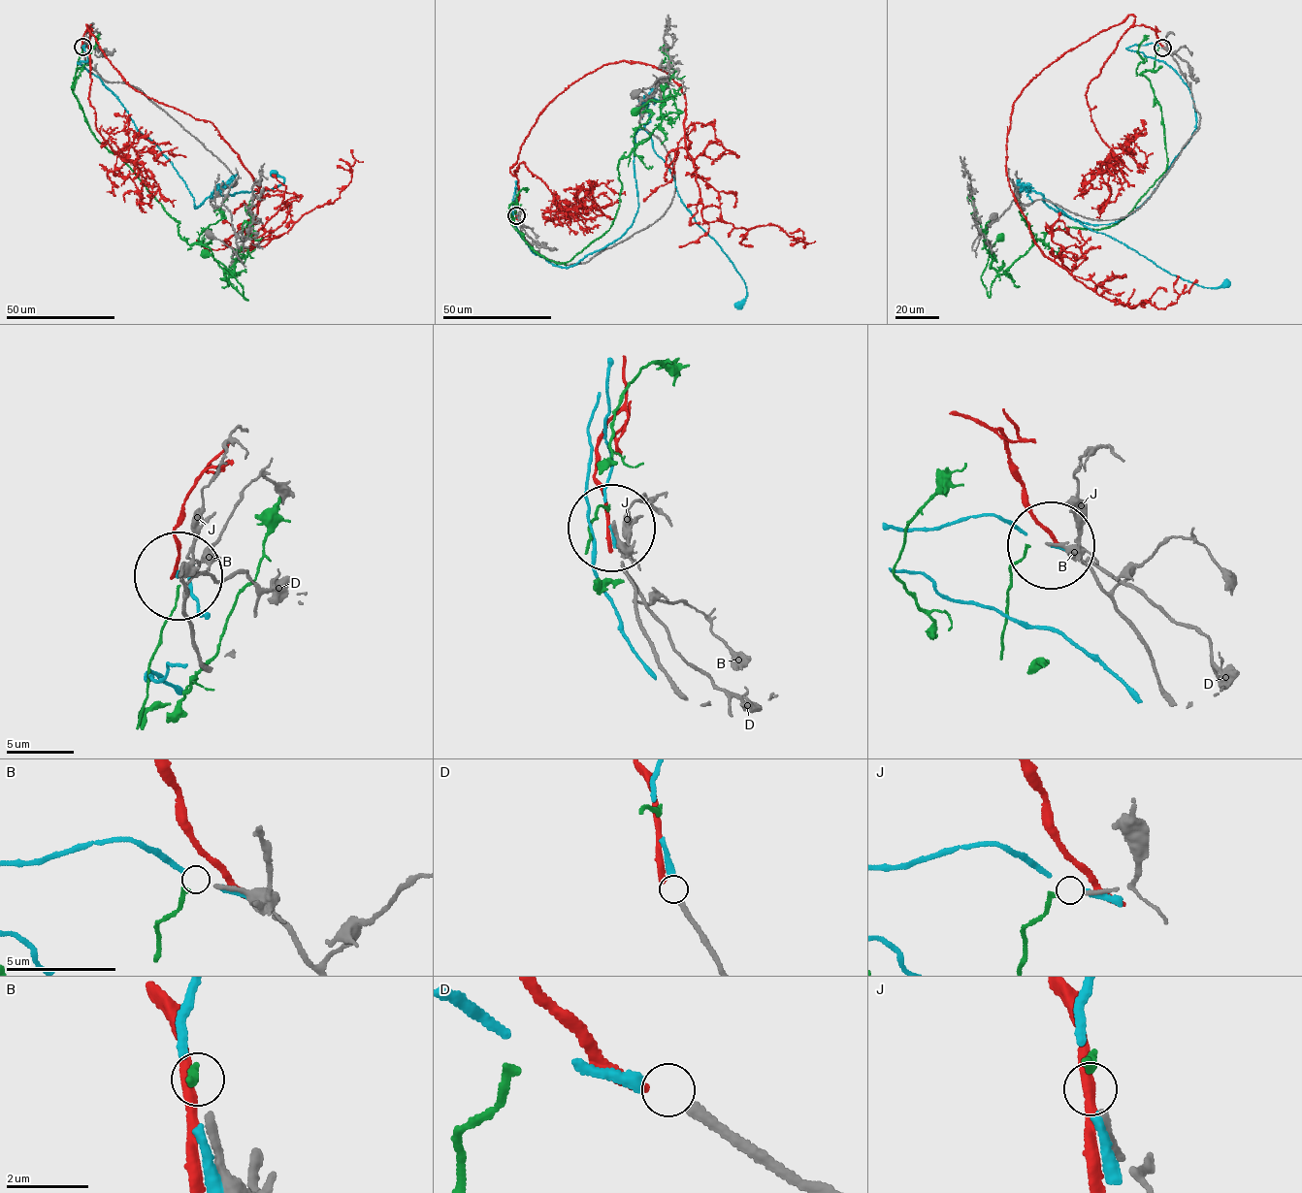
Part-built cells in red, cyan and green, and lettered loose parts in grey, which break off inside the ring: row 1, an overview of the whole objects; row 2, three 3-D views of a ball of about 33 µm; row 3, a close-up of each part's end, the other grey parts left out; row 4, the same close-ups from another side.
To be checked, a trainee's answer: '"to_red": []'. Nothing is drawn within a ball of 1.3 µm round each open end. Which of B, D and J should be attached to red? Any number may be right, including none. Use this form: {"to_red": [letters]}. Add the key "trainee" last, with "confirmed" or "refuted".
{"to_red": [], "trainee": "confirmed"}

